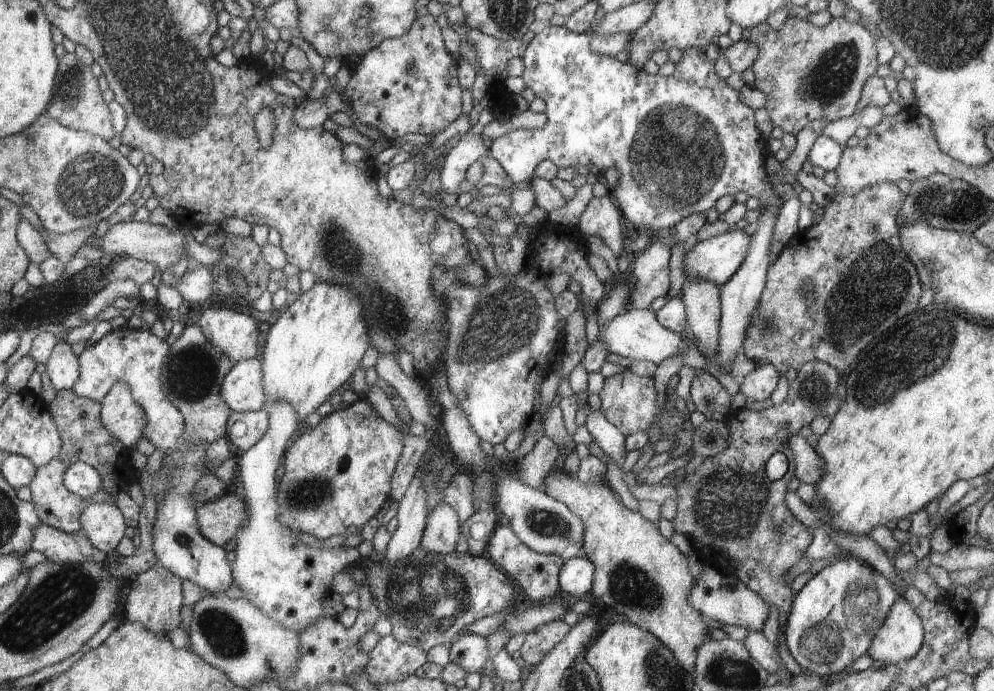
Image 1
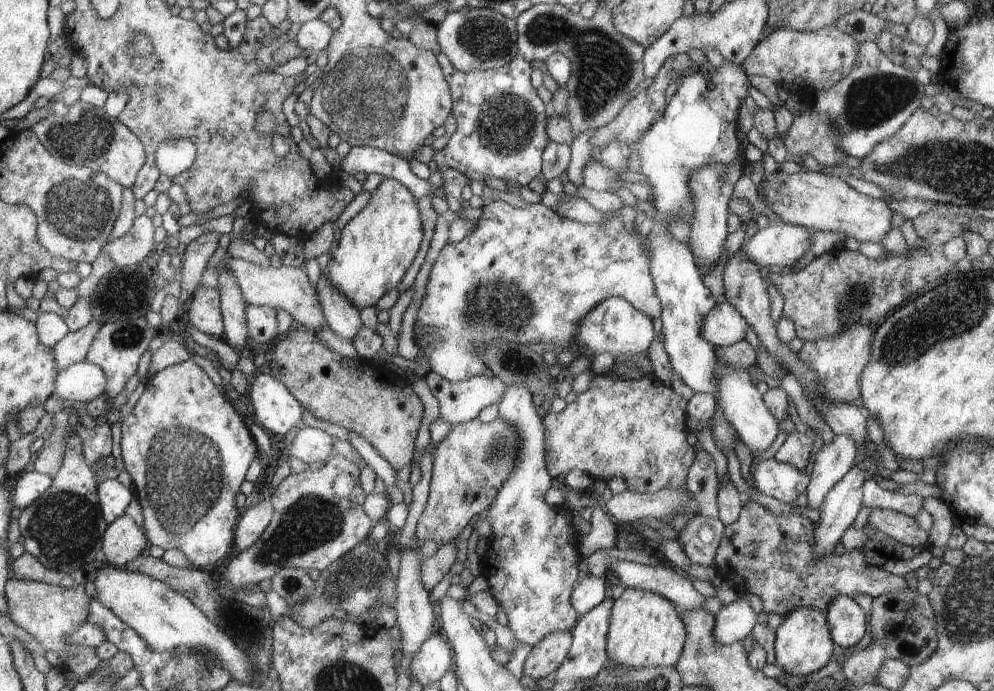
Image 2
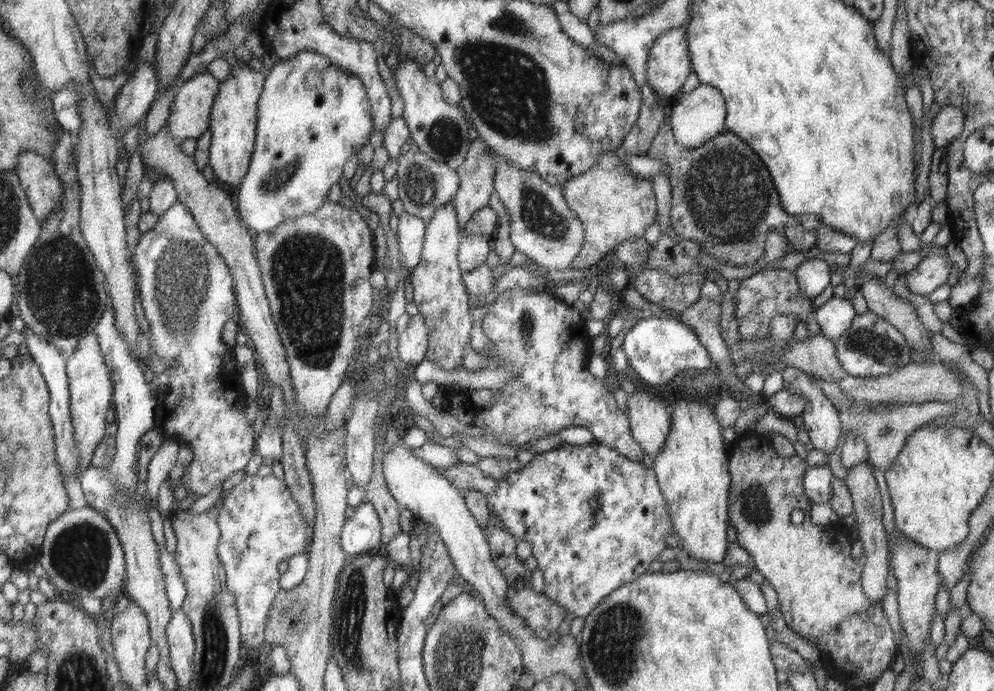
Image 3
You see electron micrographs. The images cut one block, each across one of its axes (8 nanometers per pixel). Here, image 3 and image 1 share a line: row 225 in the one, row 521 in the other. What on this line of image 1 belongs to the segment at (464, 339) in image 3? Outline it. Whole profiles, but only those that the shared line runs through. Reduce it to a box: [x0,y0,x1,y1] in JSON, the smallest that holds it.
[420,502,460,554]

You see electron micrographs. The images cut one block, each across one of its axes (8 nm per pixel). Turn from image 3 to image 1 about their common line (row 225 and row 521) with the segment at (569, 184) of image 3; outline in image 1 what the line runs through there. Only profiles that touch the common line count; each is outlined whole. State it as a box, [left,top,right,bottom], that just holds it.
[544,469,706,674]

